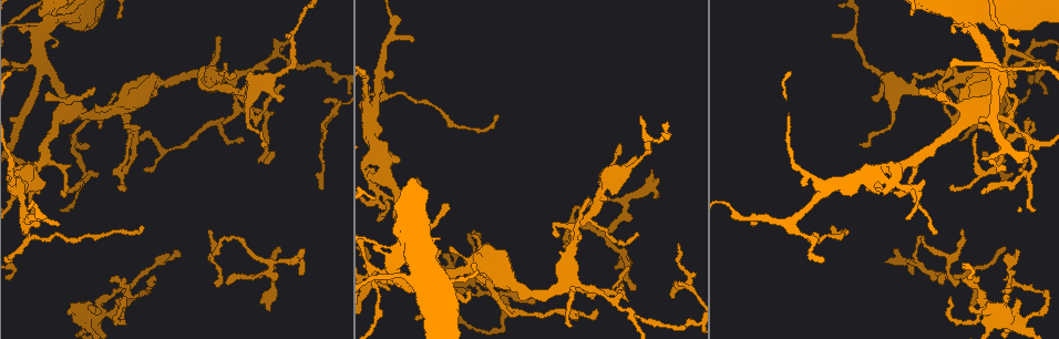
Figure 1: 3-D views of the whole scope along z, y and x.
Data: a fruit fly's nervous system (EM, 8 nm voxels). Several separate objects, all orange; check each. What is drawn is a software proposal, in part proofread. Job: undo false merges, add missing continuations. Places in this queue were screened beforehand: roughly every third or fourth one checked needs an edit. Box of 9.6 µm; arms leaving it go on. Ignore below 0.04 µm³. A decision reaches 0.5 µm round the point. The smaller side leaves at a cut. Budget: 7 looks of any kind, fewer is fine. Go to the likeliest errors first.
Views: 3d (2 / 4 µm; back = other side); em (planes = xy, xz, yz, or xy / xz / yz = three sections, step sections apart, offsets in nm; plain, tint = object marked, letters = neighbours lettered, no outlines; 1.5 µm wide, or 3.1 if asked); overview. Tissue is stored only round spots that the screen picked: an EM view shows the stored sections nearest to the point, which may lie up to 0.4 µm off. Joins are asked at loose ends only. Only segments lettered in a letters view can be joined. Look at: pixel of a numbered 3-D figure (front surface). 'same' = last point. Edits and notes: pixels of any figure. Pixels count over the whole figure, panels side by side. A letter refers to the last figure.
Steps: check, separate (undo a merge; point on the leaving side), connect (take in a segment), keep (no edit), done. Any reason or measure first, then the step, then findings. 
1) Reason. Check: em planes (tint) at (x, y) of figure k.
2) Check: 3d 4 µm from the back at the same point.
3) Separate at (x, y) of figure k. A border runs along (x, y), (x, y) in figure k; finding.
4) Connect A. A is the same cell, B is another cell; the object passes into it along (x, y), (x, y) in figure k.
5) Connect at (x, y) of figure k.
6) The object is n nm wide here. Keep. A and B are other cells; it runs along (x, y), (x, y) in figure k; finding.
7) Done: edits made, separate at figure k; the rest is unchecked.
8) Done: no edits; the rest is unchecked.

Sharp bend. Check: em planes (letters) at (919, 190) of figure 1.

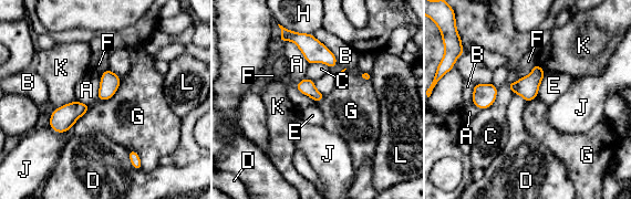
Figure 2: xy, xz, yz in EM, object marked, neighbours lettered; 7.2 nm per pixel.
The object is 120 nm wide here; the longest contact is with B, 300 nm. Keep. A, B, C, D, E, F, G, H, J, K and L are other cells; all the same neuron.

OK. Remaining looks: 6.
Tapers out. Check: em xz step 4 (letters) at (178, 251) of figure 1.

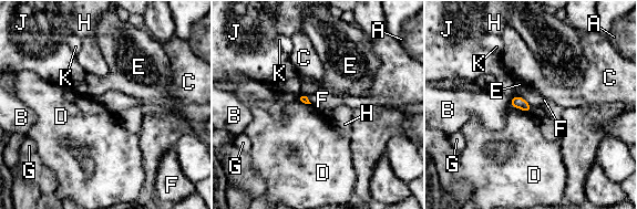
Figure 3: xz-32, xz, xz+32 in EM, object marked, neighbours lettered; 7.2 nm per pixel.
Keep. A, B, C, D, E, F, G, H, J and K are other cells; a border runs along (514, 95), (520, 95), (532, 106) in figure 3; none of them fits.

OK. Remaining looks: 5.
Thin end. Check: em xz step 8 (tint) at (124, 298) of figure 1.

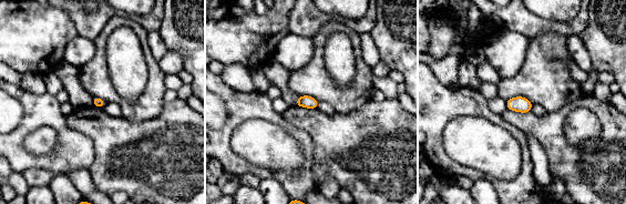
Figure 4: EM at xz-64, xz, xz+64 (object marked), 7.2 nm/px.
Check: em planes (letters) at the same point.

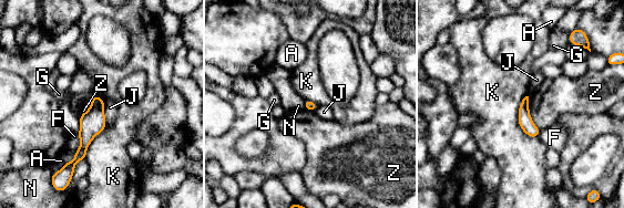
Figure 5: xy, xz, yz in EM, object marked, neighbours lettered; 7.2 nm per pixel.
Keep. A, F, G, J, K, N and Z are other cells; a border runs along (528, 95), (518, 124), (538, 137) in figure 5; no lettered segment goes on from it.

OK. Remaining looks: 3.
Done: no edits; the rest is unchecked.

